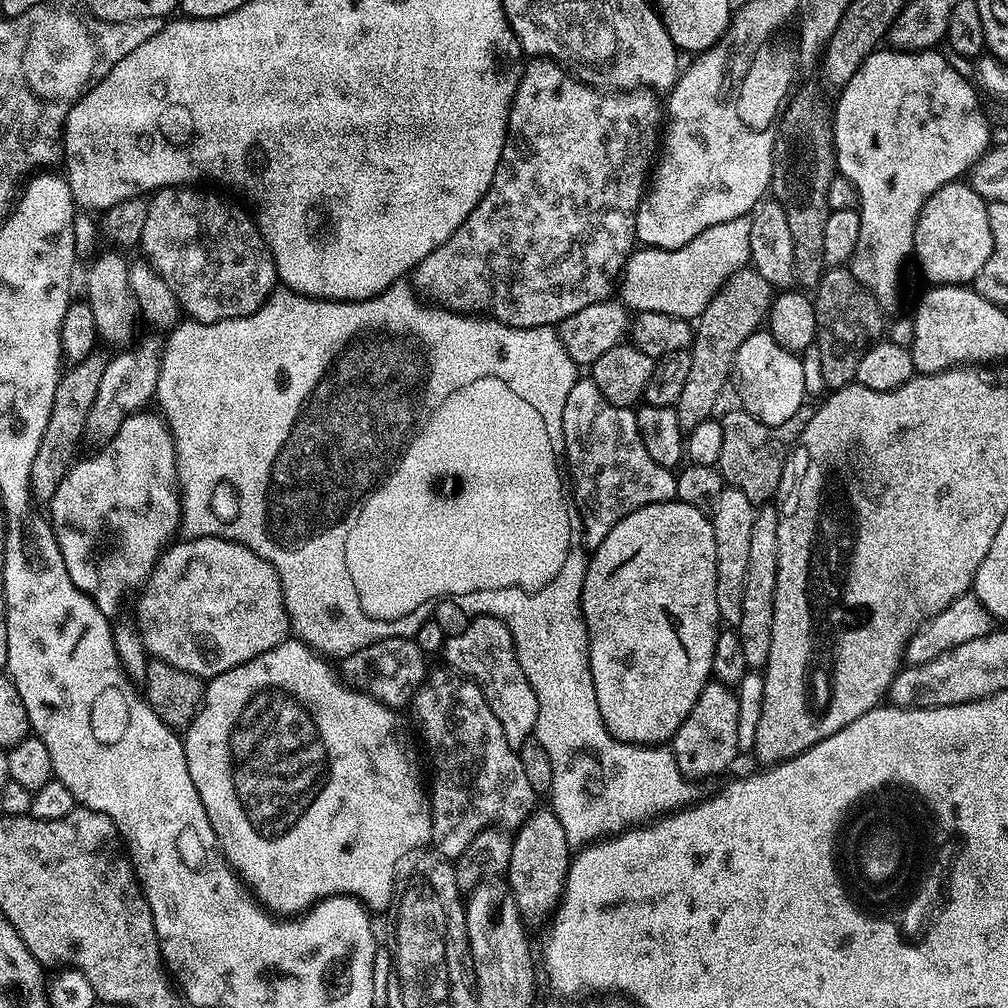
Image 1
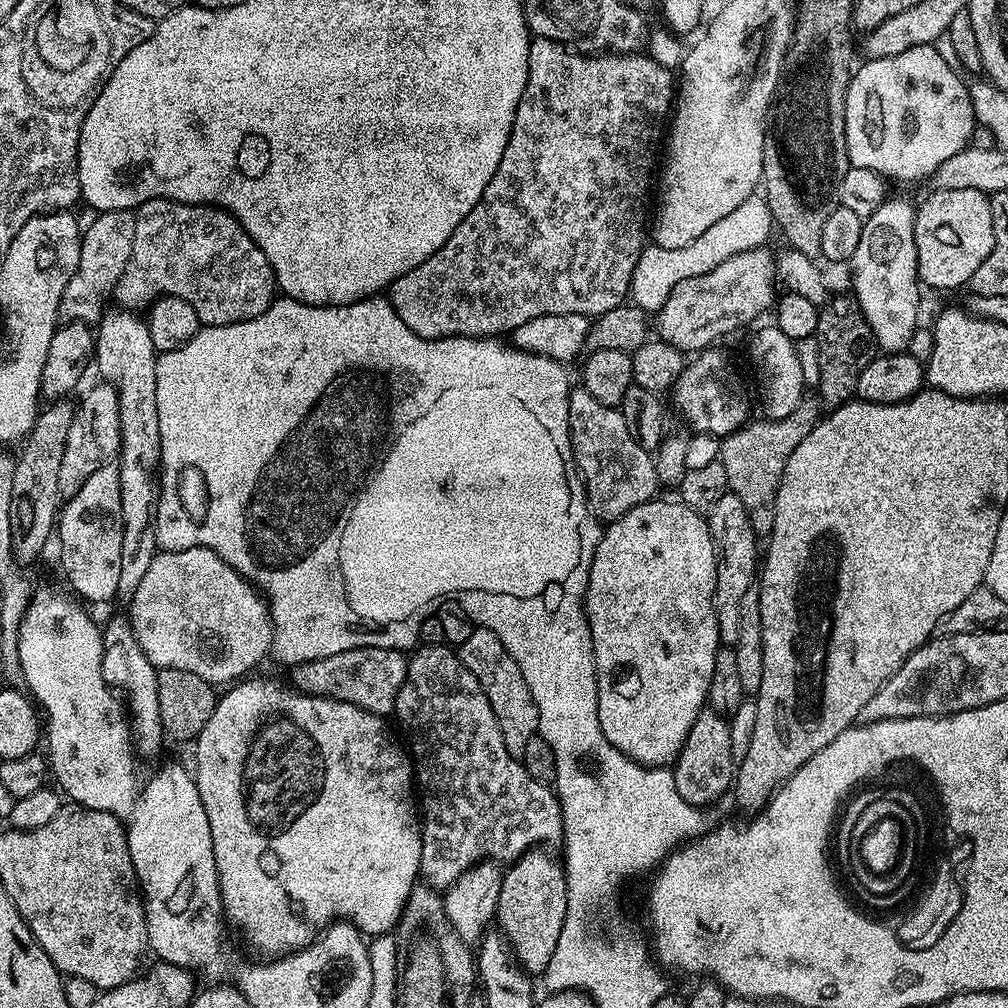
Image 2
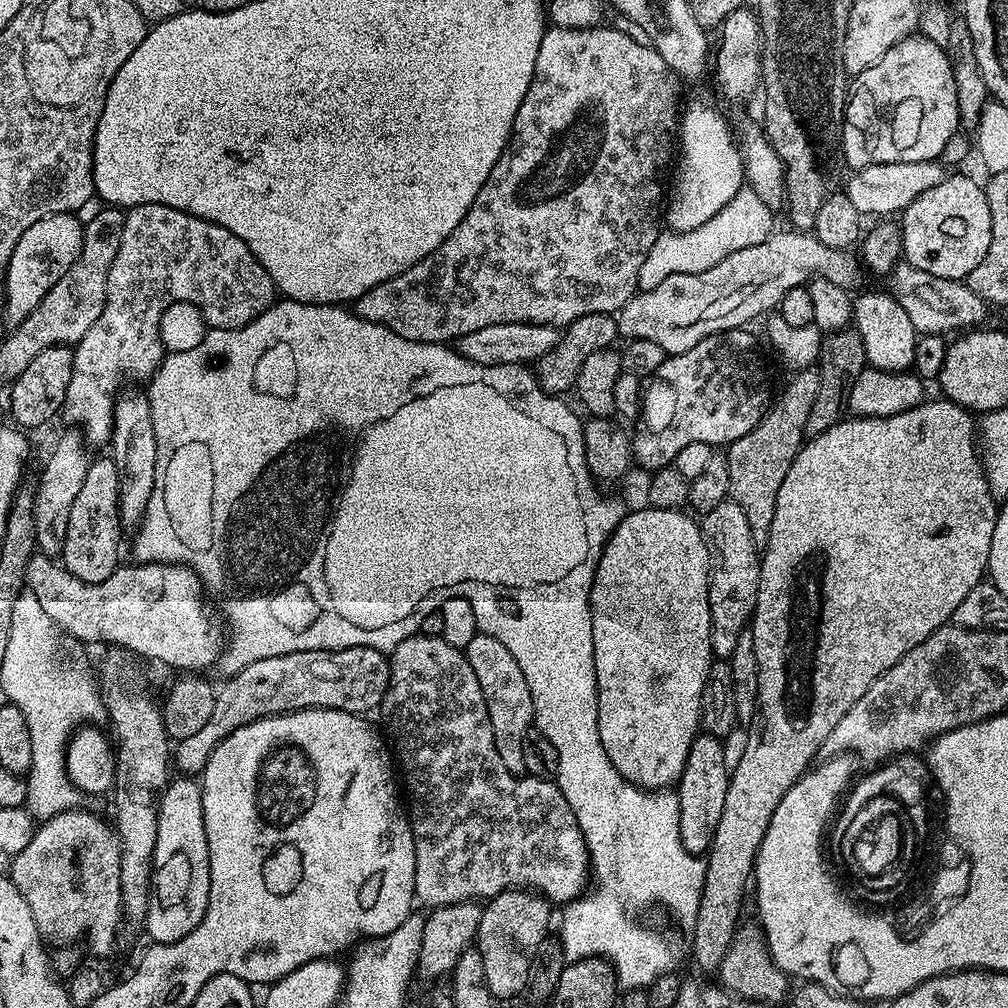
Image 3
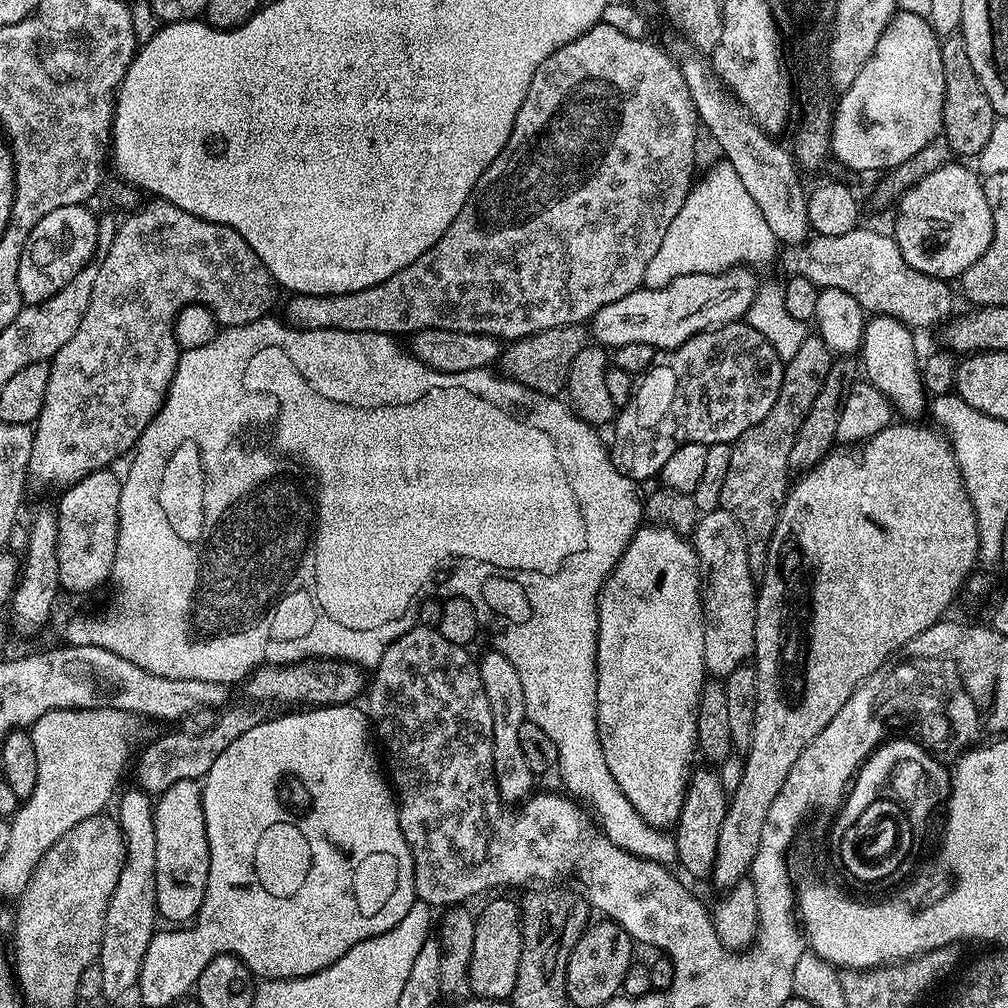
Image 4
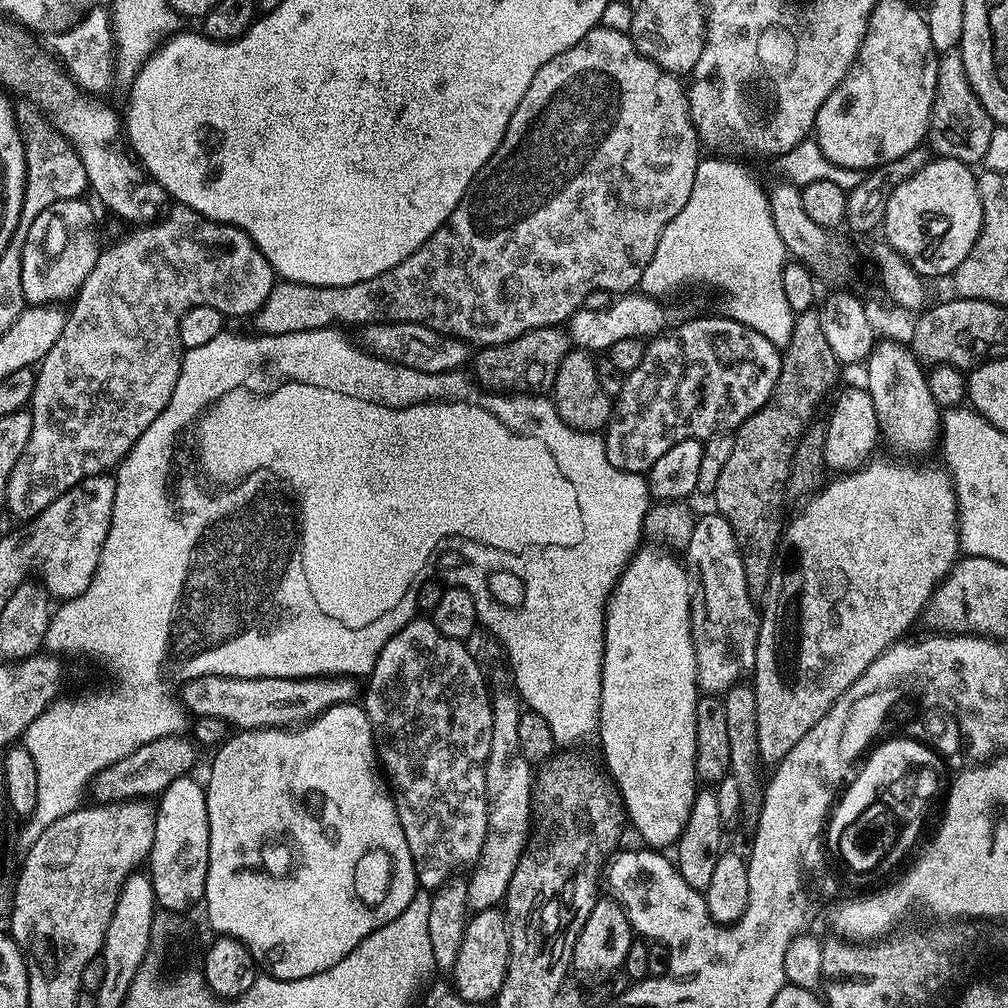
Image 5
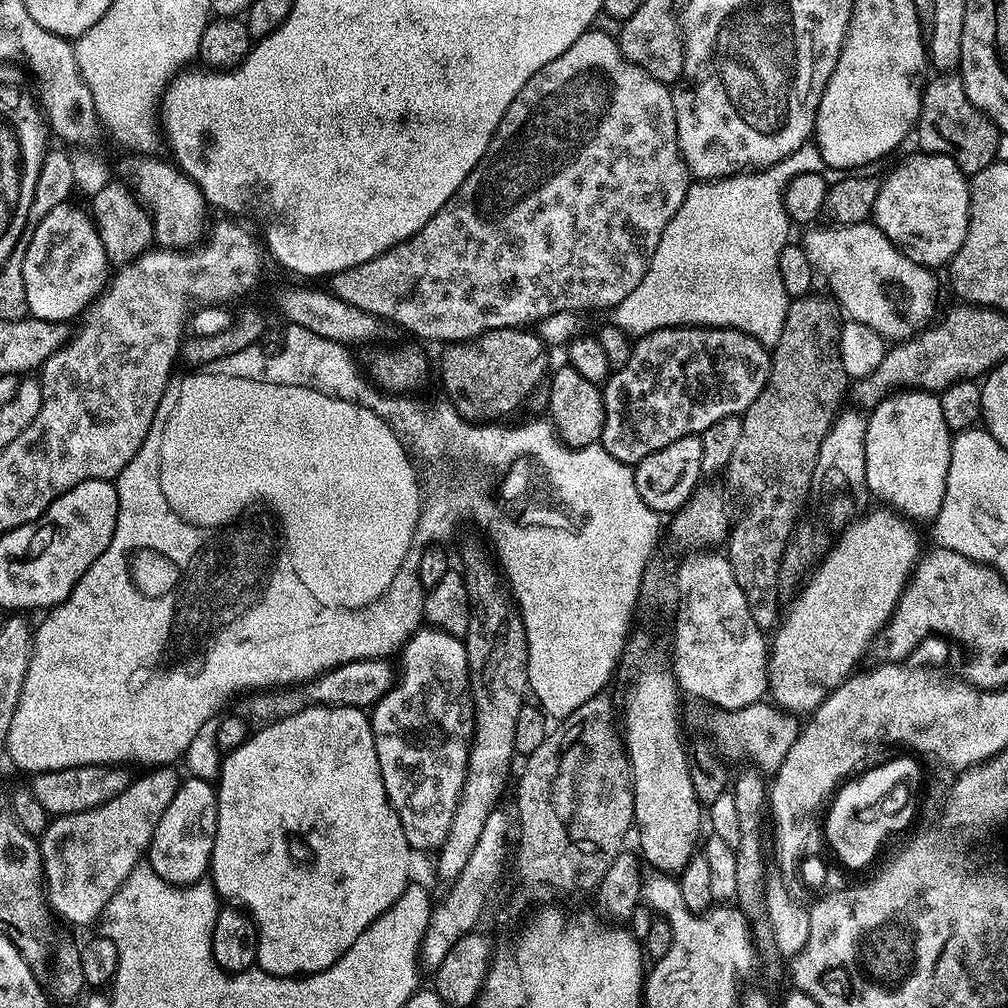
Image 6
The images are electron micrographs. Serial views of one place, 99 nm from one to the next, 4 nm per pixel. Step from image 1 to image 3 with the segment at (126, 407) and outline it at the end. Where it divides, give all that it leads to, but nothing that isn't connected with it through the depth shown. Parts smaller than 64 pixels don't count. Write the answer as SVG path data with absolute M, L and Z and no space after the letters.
M79 431L66 433L53 446L40 476L40 485L34 488L36 546L46 556L56 558L64 551L66 529L70 527L70 510L74 507L74 498L78 498L78 490L82 490L82 482L86 482L86 470L90 463L90 456L84 453L84 448L86 441Z

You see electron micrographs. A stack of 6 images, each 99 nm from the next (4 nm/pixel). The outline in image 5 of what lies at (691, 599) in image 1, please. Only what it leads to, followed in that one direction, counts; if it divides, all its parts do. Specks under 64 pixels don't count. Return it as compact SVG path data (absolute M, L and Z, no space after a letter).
M645 550L637 551L636 555L624 570L620 581L613 588L611 596L608 597L608 607L604 613L604 661L602 662L602 678L600 679L600 718L598 721L598 733L600 732L600 748L604 751L603 763L606 765L606 771L609 776L616 782L616 787L620 790L620 796L624 800L624 810L627 819L636 827L636 832L645 840L647 847L652 850L668 850L675 845L679 840L682 830L686 826L686 822L690 818L690 810L694 806L694 798L698 791L698 781L696 778L696 767L694 766L694 754L696 753L696 702L698 699L698 685L696 682L696 651L692 646L692 623L690 622L690 598L692 597L688 592L688 574L679 559L675 555L664 553L660 550L648 550L652 552L644 552Z

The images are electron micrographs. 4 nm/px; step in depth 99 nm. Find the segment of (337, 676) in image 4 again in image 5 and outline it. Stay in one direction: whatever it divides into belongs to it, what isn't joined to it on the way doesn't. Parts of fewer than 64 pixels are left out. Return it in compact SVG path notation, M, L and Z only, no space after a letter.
M183 735L158 738L154 742L146 742L146 746L138 746L134 754L126 754L126 758L118 758L101 772L95 772L90 781L93 805L117 804L123 800L137 798L156 798L165 792L178 778L189 775L196 764L198 748L191 739Z

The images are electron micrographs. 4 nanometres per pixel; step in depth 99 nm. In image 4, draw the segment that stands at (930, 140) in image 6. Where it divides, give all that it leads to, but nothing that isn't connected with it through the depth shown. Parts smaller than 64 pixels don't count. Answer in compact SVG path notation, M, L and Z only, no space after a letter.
M952 32L943 37L940 42L942 50L942 74L946 94L944 95L944 109L942 134L950 144L950 150L957 157L980 155L986 142L990 141L990 134L997 122L994 106L990 106L990 98L986 98L986 90L982 90L982 82L978 82L978 74L974 74L974 65L970 63L970 54L966 50L964 33Z

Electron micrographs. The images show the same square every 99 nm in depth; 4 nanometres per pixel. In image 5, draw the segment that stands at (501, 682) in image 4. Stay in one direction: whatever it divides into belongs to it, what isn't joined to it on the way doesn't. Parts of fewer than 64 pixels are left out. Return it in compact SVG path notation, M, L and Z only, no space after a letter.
M509 692L492 696L490 754L488 761L484 763L486 831L480 841L480 857L471 869L472 876L467 877L468 907L473 913L495 908L507 897L510 878L518 866L530 835L534 768L518 746L518 718L522 704Z

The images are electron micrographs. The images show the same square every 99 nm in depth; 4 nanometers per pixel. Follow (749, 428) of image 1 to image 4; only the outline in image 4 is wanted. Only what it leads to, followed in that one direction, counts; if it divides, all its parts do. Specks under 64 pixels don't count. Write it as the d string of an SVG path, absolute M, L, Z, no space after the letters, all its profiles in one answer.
M810 334L799 347L798 354L786 361L782 386L774 406L770 406L770 414L743 432L732 444L730 470L726 470L726 483L722 486L720 503L723 511L732 515L740 524L746 542L748 565L752 567L753 573L764 571L768 543L772 540L780 508L784 505L790 487L790 450L793 449L795 435L806 412L810 406L814 406L818 390L822 390L822 382L826 382L826 374L830 374L833 359L834 354L826 342L822 342L820 335Z

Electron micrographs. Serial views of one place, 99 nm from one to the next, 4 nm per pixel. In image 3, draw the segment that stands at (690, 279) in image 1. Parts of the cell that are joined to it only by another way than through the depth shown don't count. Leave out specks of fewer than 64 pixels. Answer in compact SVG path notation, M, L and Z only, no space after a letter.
M745 186L738 190L738 194L734 194L734 198L730 198L730 202L726 202L726 206L718 210L718 214L714 214L714 218L710 218L710 222L702 222L702 226L689 232L661 231L654 246L650 246L650 254L646 254L646 262L642 262L642 270L638 270L639 291L645 292L654 290L654 286L662 286L663 280L670 278L670 274L694 274L710 270L710 266L722 262L722 258L734 254L734 250L746 250L746 246L758 246L758 242L766 242L766 238L774 231L772 216L773 209L768 208L752 188Z

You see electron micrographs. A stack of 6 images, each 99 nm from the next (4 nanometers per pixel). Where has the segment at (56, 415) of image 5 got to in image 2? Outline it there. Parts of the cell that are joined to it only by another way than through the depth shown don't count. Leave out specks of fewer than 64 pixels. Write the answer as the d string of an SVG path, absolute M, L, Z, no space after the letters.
M157 198L140 205L136 212L134 250L130 250L130 262L126 262L126 270L116 282L114 296L120 299L119 307L129 310L147 309L157 296L177 296L193 302L208 300L209 321L237 324L262 314L272 305L277 292L276 274L266 254L227 208Z

